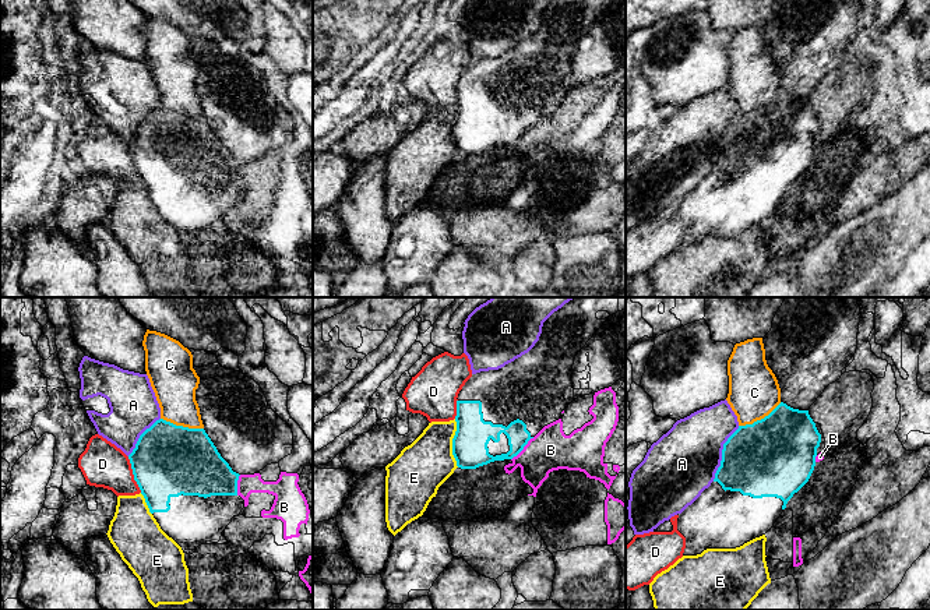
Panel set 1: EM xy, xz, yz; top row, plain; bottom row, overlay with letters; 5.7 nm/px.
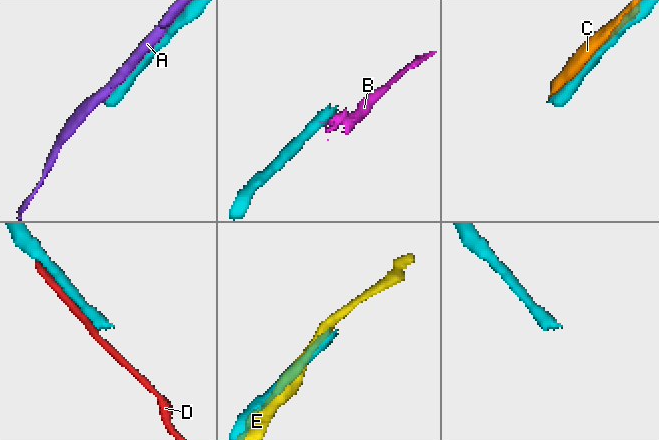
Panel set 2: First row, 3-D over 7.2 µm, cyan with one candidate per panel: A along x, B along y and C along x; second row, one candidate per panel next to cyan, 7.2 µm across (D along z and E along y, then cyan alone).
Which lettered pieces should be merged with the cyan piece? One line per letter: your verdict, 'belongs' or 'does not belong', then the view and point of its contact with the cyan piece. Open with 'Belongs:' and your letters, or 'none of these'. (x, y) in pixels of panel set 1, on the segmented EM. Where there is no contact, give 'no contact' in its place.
Belongs: none of these
A: does not belong | yz (722, 454)
B: does not belong | xz (522, 448)
C: does not belong | xy (182, 426)
D: does not belong | xy (133, 473)
E: does not belong | xz (453, 443)

